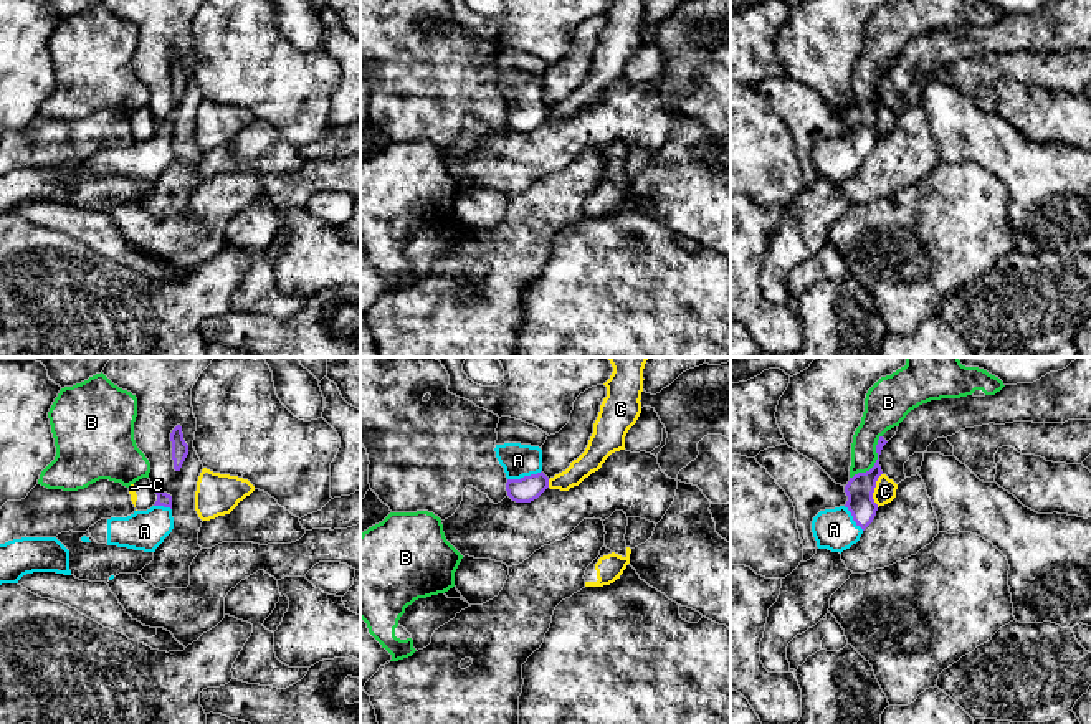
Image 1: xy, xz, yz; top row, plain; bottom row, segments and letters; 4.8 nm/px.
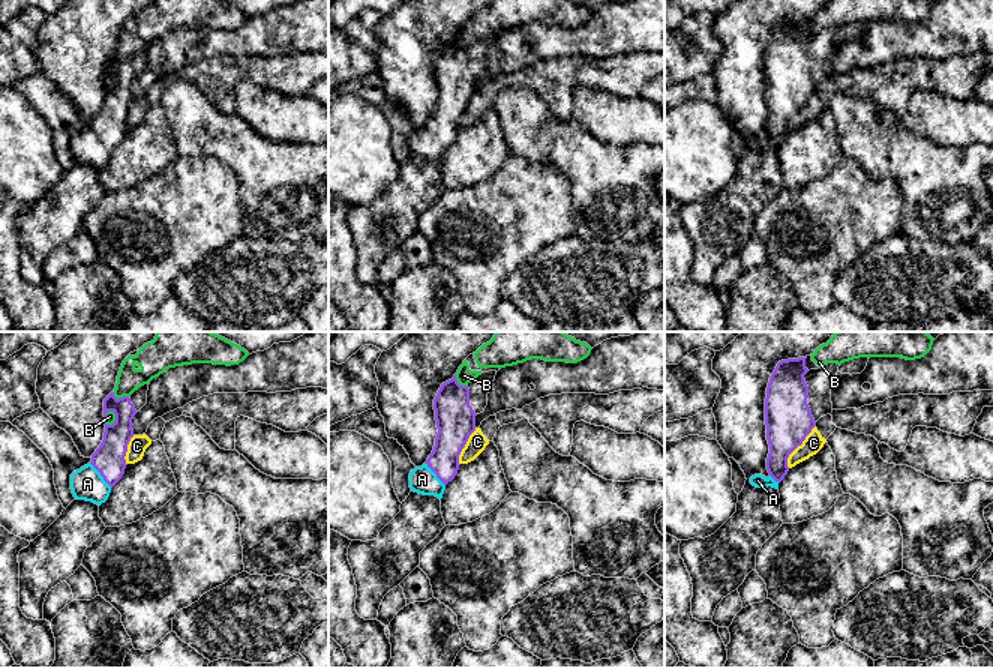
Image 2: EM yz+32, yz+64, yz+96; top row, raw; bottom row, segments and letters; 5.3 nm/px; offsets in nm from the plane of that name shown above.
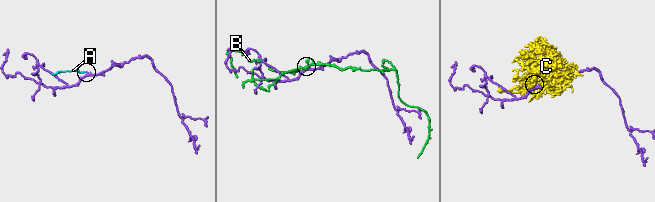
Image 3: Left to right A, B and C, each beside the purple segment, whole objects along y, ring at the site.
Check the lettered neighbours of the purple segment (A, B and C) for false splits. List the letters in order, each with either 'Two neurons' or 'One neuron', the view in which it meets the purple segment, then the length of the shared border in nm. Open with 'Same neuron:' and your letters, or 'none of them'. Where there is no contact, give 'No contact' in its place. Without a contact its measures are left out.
Same neuron: A
A: One neuron. Touches purple in xz. Shared border 180 nm
B: Two neurons. Touches purple in yz. Shared border 260 nm
C: Two neurons. Touches purple in yz. Shared border 170 nm

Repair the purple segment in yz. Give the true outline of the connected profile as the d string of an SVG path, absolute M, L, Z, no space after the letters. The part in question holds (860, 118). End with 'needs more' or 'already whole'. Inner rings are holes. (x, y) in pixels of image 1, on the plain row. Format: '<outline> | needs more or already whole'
M879 66L876 74L878 89L866 102L850 107L845 116L848 131L845 136L820 141L812 150L812 162L818 179L843 182L856 174L863 160L873 152L878 134L873 129L878 107L883 104L879 84L888 71Z | needs more

